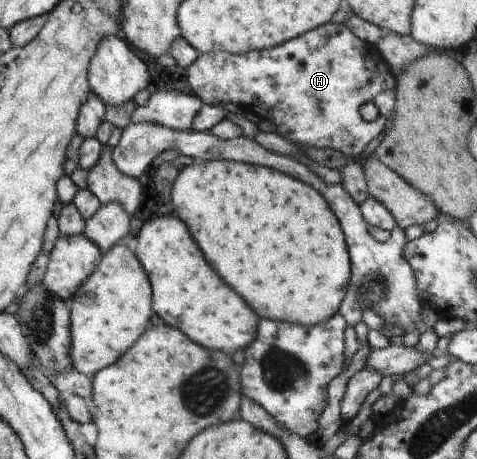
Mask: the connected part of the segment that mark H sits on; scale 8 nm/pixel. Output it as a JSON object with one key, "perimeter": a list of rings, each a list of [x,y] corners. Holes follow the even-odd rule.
{"perimeter":[[[323,24],[288,42],[247,53],[199,53],[187,67],[187,81],[206,105],[232,103],[254,111],[257,119],[268,120],[277,127],[278,134],[297,145],[331,148],[349,158],[357,158],[368,144],[383,133],[387,119],[396,104],[396,80],[386,62],[380,57],[376,44],[357,38],[345,24]],[[372,102],[380,111],[379,118],[369,123],[361,117],[361,105]]]}

